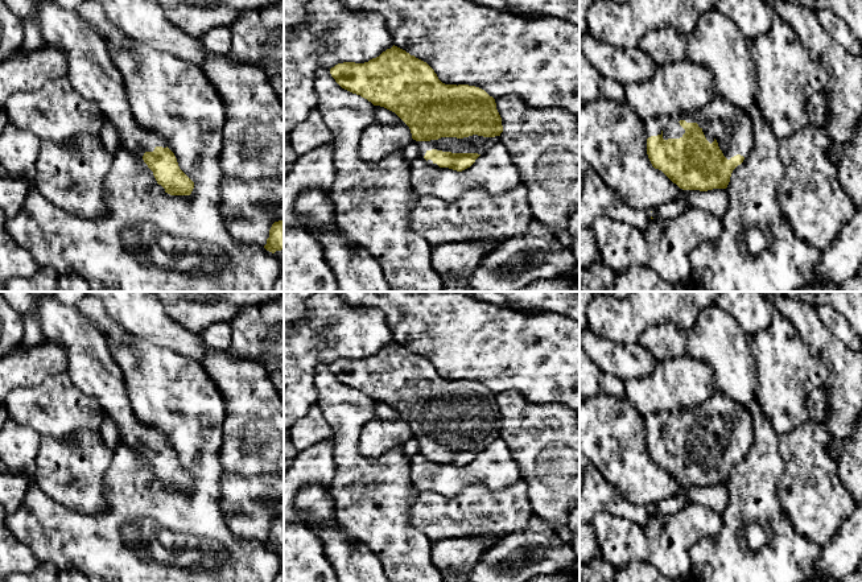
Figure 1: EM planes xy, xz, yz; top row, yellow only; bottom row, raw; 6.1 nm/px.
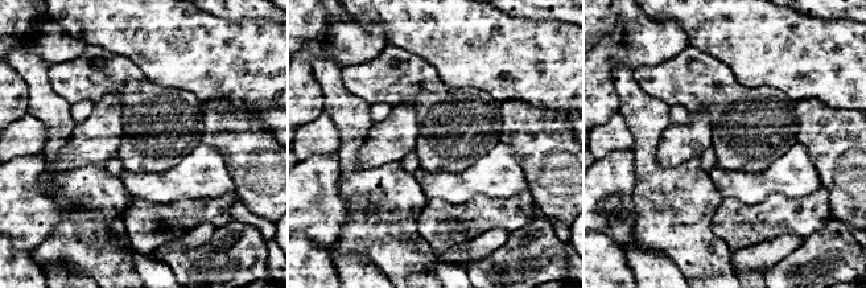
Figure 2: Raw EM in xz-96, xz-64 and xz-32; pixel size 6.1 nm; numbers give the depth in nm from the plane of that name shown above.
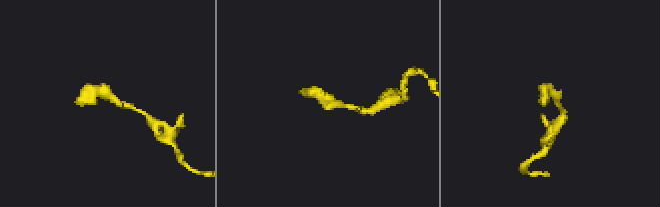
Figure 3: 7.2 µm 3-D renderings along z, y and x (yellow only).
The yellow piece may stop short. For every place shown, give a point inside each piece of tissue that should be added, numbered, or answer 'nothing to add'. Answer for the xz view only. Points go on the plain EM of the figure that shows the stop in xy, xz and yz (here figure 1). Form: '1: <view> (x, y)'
1: xz (473, 440)

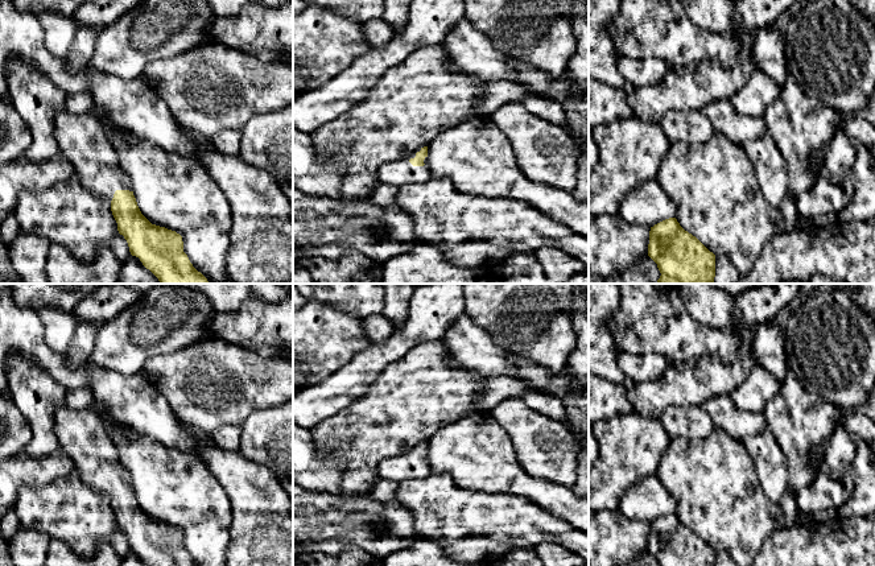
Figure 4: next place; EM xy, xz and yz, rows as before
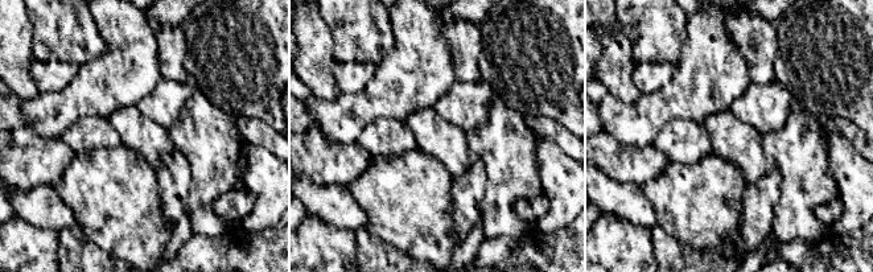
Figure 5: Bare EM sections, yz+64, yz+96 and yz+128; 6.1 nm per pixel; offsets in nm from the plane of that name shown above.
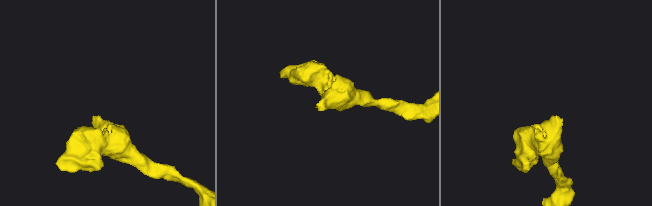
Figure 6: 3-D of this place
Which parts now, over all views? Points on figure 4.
1: xz (399, 469)

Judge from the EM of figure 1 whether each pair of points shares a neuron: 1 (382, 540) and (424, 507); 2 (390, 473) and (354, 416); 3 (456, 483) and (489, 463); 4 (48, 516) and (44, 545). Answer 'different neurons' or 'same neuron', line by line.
1: different neurons
2: same neuron
3: same neuron
4: same neuron

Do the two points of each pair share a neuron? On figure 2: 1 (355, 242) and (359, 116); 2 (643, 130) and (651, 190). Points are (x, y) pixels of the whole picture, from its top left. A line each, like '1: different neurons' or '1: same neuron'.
1: same neuron
2: same neuron

